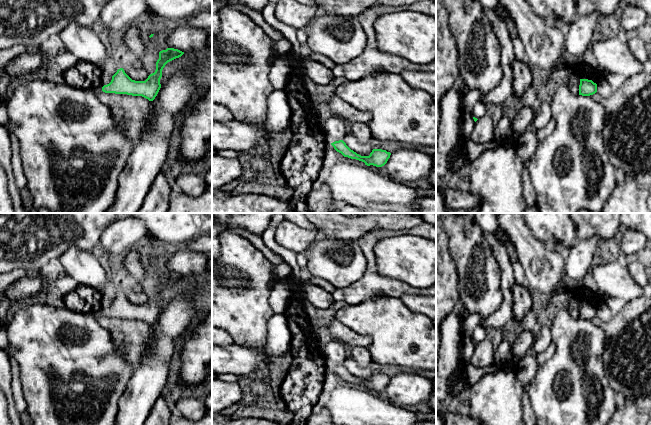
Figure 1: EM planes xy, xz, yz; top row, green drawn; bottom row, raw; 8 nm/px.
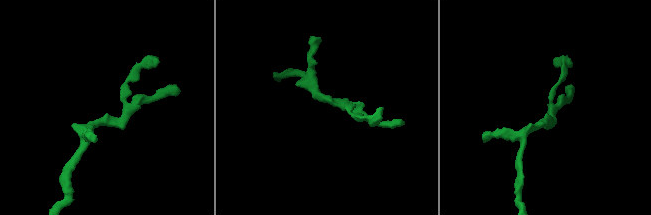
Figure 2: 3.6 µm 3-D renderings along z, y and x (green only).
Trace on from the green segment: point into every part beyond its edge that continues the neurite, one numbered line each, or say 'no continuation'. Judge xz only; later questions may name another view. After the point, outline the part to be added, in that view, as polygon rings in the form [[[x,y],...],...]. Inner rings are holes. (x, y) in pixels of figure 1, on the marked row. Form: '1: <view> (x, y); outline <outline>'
no continuation

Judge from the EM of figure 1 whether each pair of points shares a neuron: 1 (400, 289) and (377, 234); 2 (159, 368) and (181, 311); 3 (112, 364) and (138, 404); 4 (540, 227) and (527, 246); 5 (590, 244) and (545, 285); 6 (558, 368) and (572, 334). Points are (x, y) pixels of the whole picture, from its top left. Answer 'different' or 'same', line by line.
1: same
2: same
3: different
4: different
5: different
6: same

